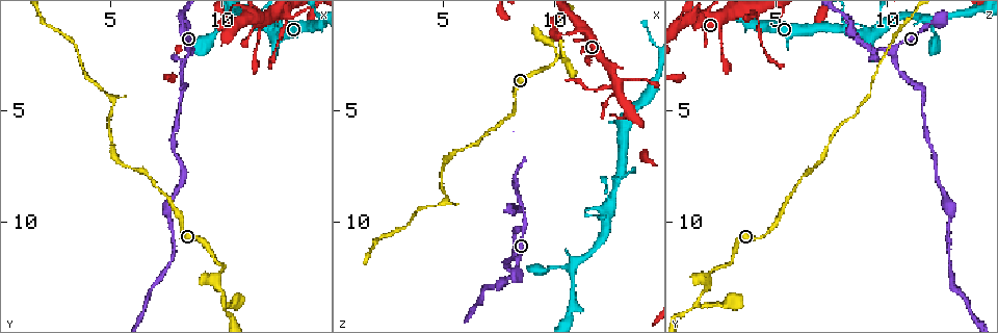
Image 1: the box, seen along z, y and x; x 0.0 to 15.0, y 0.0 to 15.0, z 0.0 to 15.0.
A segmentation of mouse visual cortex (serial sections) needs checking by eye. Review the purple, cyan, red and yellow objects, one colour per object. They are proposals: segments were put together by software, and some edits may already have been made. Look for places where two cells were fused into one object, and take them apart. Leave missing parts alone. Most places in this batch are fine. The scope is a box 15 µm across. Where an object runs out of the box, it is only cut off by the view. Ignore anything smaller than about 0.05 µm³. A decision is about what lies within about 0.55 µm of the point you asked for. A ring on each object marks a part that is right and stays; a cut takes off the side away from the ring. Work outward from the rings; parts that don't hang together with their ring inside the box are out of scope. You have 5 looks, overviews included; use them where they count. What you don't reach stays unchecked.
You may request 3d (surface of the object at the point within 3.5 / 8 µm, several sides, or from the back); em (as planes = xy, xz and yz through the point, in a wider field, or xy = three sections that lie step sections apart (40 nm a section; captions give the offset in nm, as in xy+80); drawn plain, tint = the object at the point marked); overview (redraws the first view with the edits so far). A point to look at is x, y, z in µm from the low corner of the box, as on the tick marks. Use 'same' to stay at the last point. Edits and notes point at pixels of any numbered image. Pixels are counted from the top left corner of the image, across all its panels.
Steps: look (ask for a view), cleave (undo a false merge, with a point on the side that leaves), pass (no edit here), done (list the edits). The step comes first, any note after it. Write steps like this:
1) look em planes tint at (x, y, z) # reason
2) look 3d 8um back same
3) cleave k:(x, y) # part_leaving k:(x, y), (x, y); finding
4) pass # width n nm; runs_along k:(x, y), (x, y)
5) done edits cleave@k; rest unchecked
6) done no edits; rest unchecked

look 3d 3.5um at (8.6, 2.3, 9.6) # sharp bend

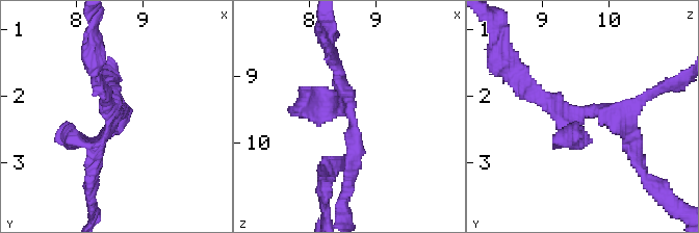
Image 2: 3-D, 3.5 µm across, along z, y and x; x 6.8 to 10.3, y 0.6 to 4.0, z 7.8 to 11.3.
look em planes tint at (8.65, 2.25, 9.55) # need the tissue

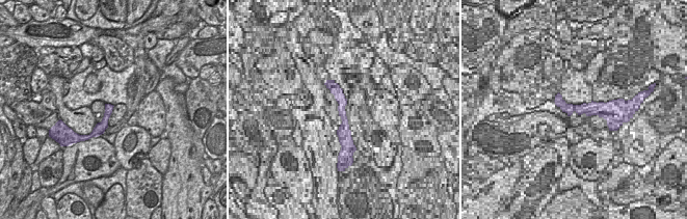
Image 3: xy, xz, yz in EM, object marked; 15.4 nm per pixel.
pass # runs_along 2:(351, 179), (354, 120), (331, 56); one cell here

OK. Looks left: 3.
look 3d 3.5um at (10.2, 13.6, 1.4) # arms part here

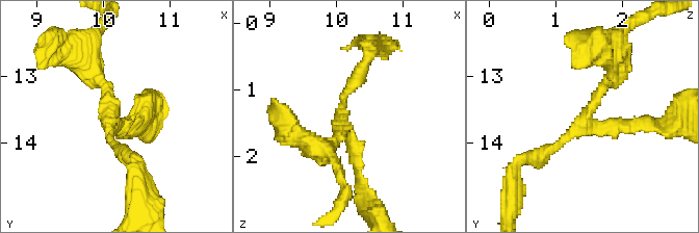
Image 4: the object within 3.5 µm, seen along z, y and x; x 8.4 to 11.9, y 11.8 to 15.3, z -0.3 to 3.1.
look em planes tint at (10.15, 13.60, 1.50) # arms 3; arm_widths 150, 150, 250 nm; need the tissue

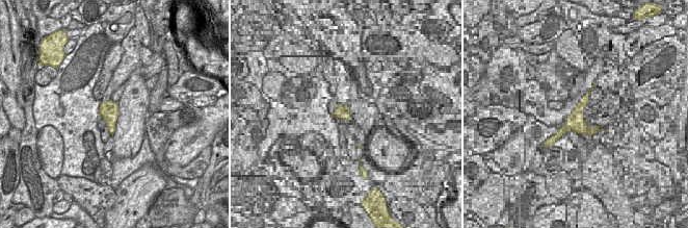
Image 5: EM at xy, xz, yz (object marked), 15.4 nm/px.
pass # continuous, no second cell

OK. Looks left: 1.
done no edits; rest unchecked

